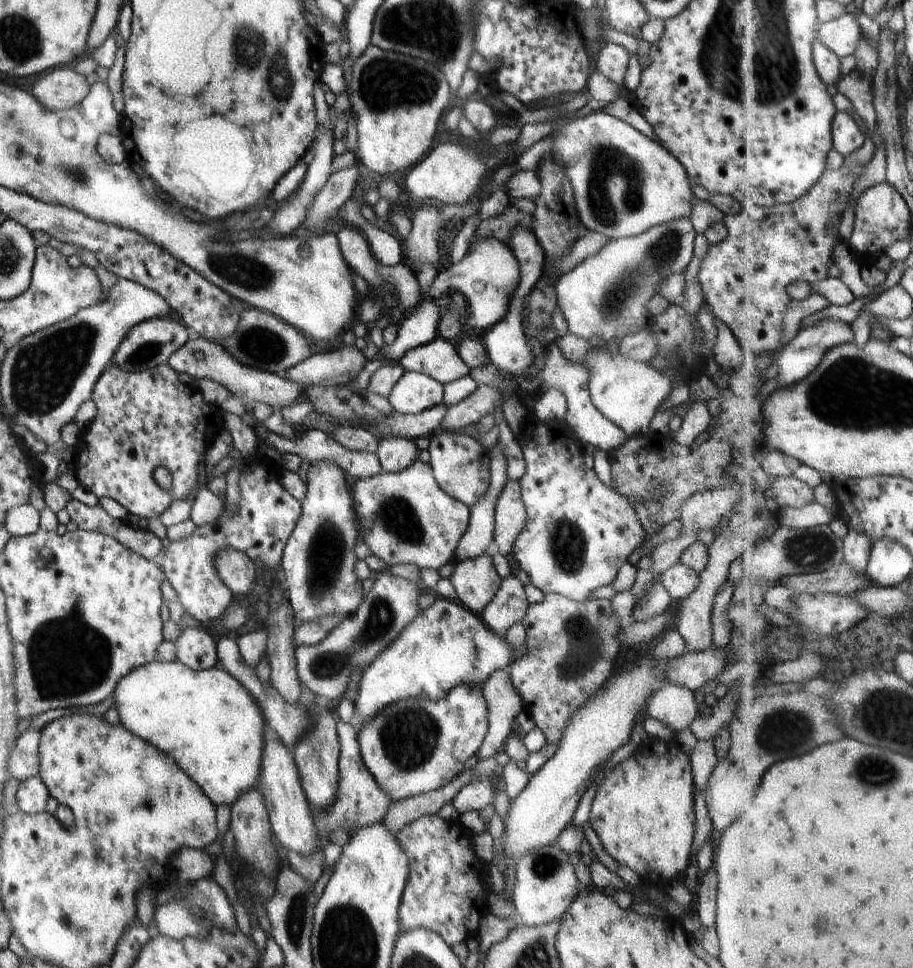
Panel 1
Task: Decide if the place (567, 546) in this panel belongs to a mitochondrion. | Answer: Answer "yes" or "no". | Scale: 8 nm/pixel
yes

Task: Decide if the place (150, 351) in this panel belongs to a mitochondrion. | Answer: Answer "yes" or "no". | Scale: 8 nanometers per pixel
yes

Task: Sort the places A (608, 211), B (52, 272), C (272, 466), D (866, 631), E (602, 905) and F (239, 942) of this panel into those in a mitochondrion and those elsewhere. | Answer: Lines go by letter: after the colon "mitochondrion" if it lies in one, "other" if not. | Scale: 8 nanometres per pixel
A: mitochondrion
B: other
C: other
D: other
E: other
F: other

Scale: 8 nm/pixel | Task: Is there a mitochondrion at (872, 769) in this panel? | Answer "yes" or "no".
yes

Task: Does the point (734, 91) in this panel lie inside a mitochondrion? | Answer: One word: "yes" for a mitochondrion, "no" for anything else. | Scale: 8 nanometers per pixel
no

